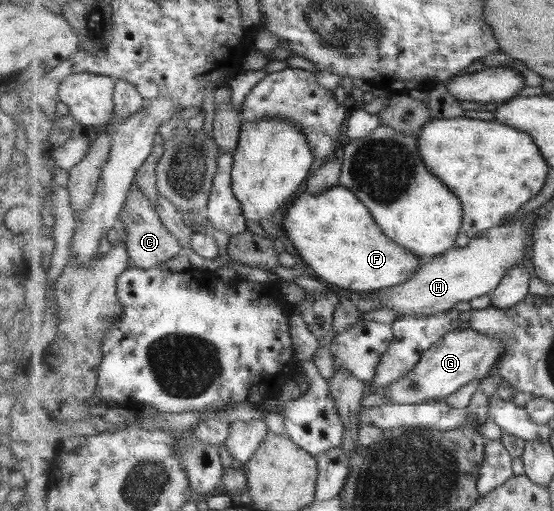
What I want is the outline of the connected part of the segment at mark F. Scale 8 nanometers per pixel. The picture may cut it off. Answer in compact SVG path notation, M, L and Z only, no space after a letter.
M341 183L318 194L304 191L289 206L281 227L284 228L298 255L314 271L315 277L337 289L370 293L389 289L407 281L423 265L423 261L425 262L387 237L374 220L371 210Z

